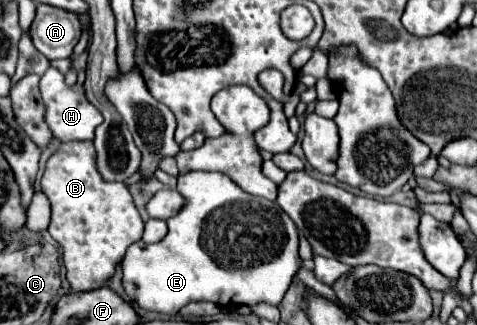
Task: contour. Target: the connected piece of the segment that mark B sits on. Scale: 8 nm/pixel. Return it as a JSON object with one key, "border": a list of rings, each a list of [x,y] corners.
{"border":[[[91,140],[67,142],[49,158],[41,178],[41,190],[51,202],[51,224],[47,232],[61,246],[63,264],[71,288],[93,290],[113,276],[129,244],[141,240],[143,220],[123,182],[105,182],[97,174],[97,152]]]}

